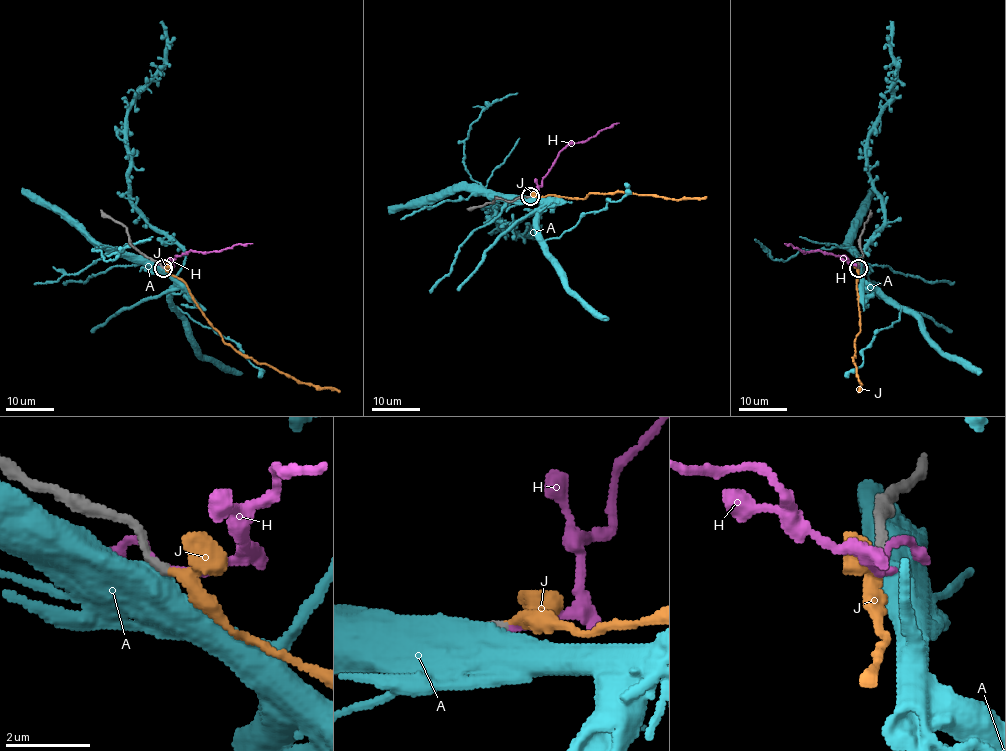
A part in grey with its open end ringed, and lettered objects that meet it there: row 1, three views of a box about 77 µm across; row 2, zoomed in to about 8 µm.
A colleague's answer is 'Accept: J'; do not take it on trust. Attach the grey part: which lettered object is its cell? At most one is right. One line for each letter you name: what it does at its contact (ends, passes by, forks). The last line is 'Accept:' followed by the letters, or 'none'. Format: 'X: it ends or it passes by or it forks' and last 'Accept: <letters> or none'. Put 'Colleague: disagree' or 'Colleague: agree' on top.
Colleague: agree
J: it passes by
Accept: J

